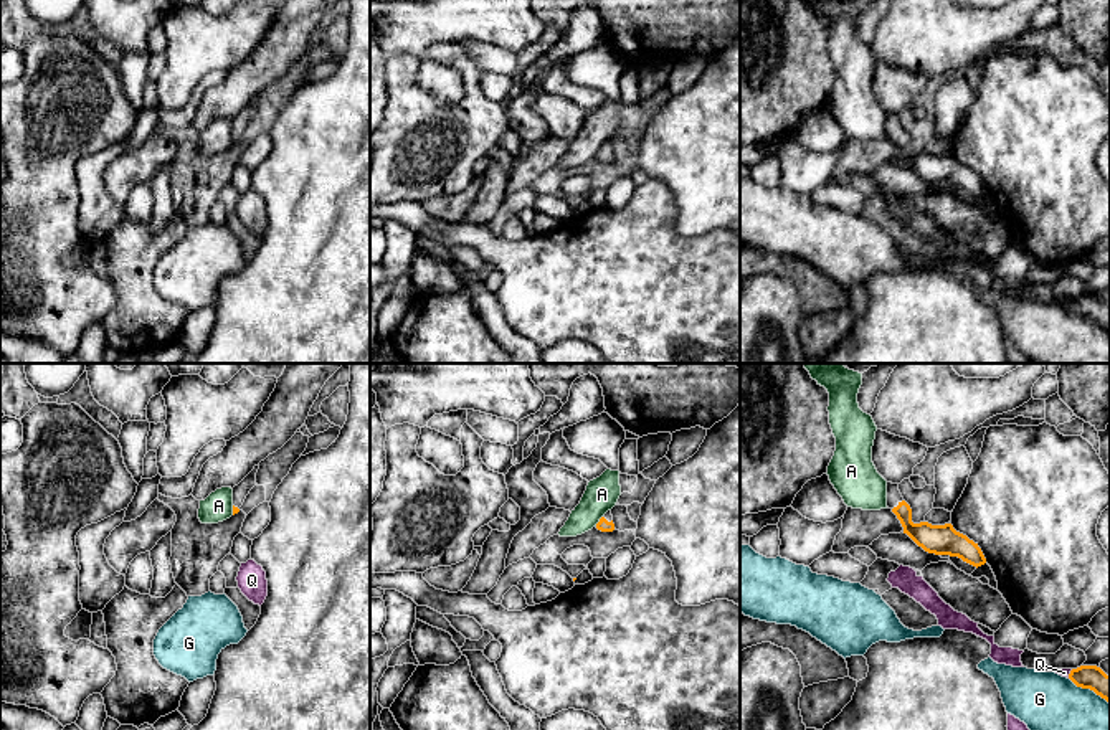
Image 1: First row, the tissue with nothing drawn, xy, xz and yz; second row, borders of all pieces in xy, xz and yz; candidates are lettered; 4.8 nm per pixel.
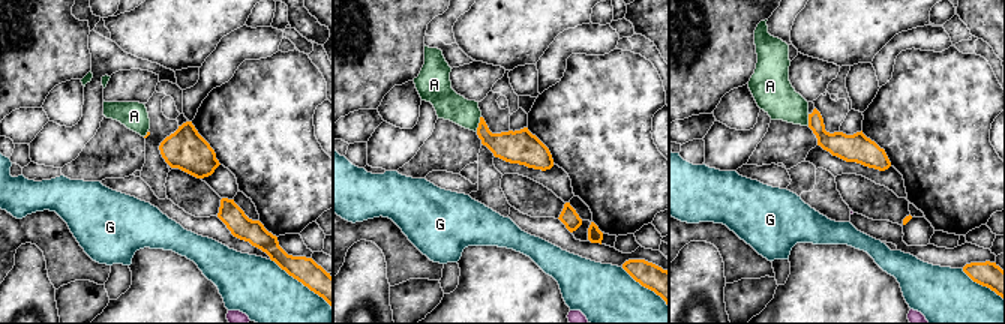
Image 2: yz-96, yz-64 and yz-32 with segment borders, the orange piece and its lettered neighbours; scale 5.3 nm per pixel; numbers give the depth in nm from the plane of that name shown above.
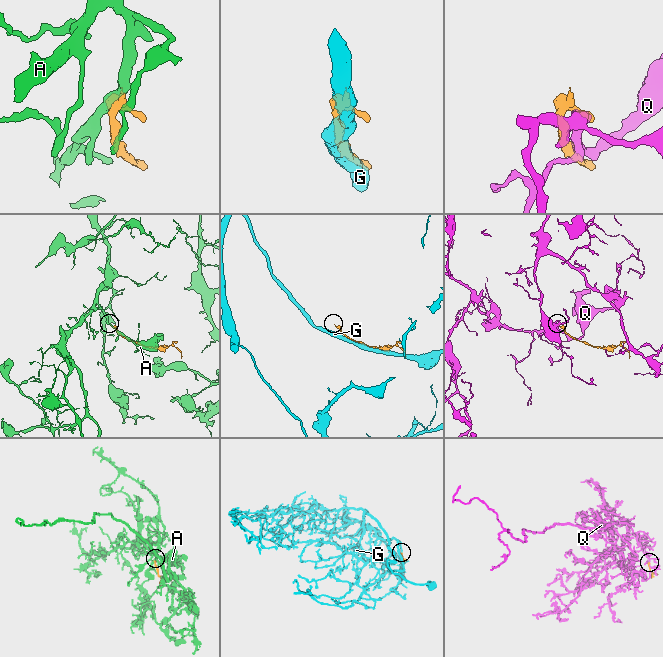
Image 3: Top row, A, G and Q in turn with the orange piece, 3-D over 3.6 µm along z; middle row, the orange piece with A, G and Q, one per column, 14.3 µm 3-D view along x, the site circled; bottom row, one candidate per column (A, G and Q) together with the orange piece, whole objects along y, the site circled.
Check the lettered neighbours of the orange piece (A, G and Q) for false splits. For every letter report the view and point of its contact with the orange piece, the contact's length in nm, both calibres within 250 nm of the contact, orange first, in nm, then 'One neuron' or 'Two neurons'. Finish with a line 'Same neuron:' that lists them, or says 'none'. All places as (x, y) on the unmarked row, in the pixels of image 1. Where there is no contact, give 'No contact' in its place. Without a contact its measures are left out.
A: Touches orange at xz (600, 151). Shared border 70 nm. Thickness 60 nm (orange) against 160 nm. Two neurons
G: Touches orange at yz (1089, 317). Shared border 240 nm. Thickness 120 nm (orange) against 400 nm. Two neurons
Q: Touches orange at yz (1069, 304). Shared border 50 nm. Thickness 120 nm (orange) against 50 nm. Two neurons
Same neuron: none

